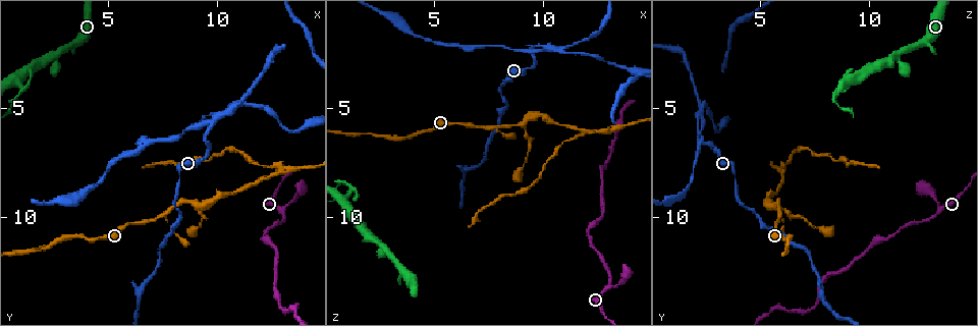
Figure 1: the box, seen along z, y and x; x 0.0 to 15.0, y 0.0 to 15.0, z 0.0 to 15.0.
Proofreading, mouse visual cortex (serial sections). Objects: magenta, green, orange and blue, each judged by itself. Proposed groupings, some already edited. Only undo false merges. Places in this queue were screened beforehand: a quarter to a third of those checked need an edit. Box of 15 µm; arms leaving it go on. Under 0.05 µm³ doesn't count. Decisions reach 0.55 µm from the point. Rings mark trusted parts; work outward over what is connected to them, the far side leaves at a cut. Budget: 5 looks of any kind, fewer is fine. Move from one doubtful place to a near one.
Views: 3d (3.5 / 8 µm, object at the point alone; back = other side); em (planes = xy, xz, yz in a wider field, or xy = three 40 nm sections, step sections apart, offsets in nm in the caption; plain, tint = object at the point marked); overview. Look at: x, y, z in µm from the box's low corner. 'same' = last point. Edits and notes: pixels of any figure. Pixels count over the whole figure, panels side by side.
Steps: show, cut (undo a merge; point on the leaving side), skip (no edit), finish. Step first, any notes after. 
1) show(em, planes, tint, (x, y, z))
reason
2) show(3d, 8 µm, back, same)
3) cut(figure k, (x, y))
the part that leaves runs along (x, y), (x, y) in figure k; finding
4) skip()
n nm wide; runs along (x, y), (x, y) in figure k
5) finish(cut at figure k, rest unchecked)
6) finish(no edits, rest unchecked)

show(3d, 3.5 µm, (9.0, 9.4, 5.8))

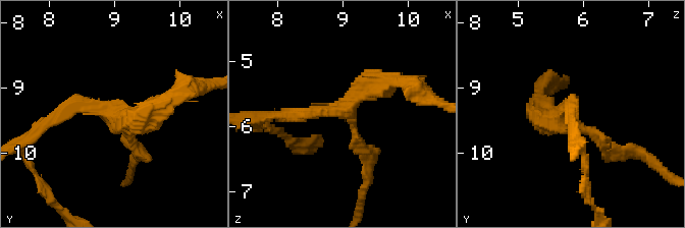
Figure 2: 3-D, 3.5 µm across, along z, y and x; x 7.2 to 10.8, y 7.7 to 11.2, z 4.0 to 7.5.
show(em, xy, step 2, tint, (9.05, 9.45, 5.70))
3 arms; arms of 150, 200, 350 nm; shape alone is not enough

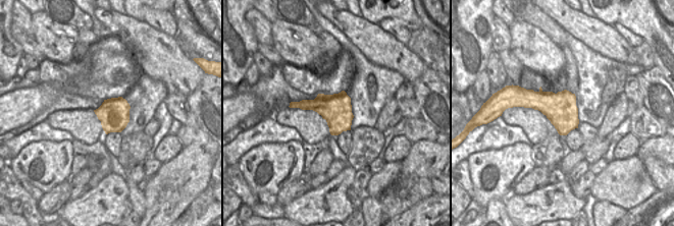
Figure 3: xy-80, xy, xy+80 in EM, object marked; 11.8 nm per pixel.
skip()
runs along (285, 115), (399, 81) in figure 2; all the same cell

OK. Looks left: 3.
show(3d, 3.5 µm, (12.9, 7.9, 6.1))
a fork

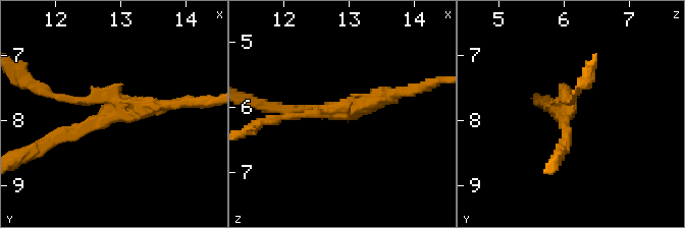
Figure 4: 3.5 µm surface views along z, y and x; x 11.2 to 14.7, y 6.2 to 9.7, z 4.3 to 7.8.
show(em, xy, step 5, plain, (12.80, 7.85, 6.05))
3 arms; arms of 100, 150, 200 nm; shape alone is not enough

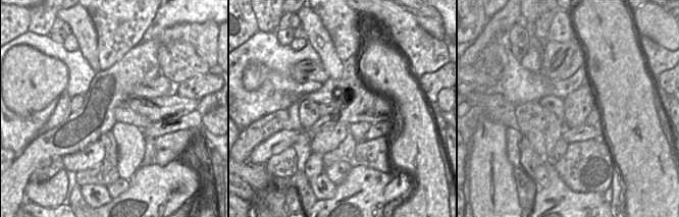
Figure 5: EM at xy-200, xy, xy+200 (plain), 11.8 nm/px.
show(em, xy, step 5, tint, same)
with the object marked

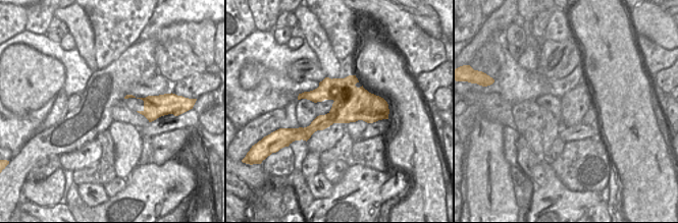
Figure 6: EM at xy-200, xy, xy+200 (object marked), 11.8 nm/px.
cut(figure 4, (65, 98))
border along (354, 84), (343, 98), (333, 100) in figure 6; a second cell is stuck on

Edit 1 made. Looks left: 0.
finish(cut at figure 4, rest unchecked)

